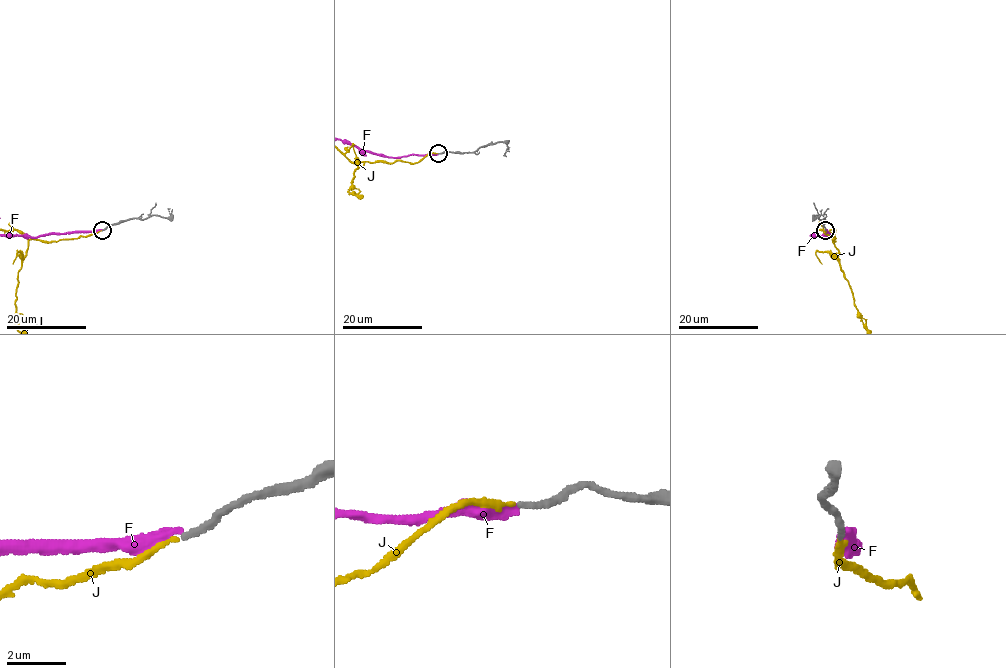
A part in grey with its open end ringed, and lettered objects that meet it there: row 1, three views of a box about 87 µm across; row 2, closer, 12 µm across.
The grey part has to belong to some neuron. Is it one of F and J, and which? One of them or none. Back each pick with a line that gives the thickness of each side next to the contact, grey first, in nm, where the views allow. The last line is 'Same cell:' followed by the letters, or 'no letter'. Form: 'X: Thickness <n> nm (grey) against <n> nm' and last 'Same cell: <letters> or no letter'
J: Thickness 200 nm (grey) against 180 nm
Same cell: J

